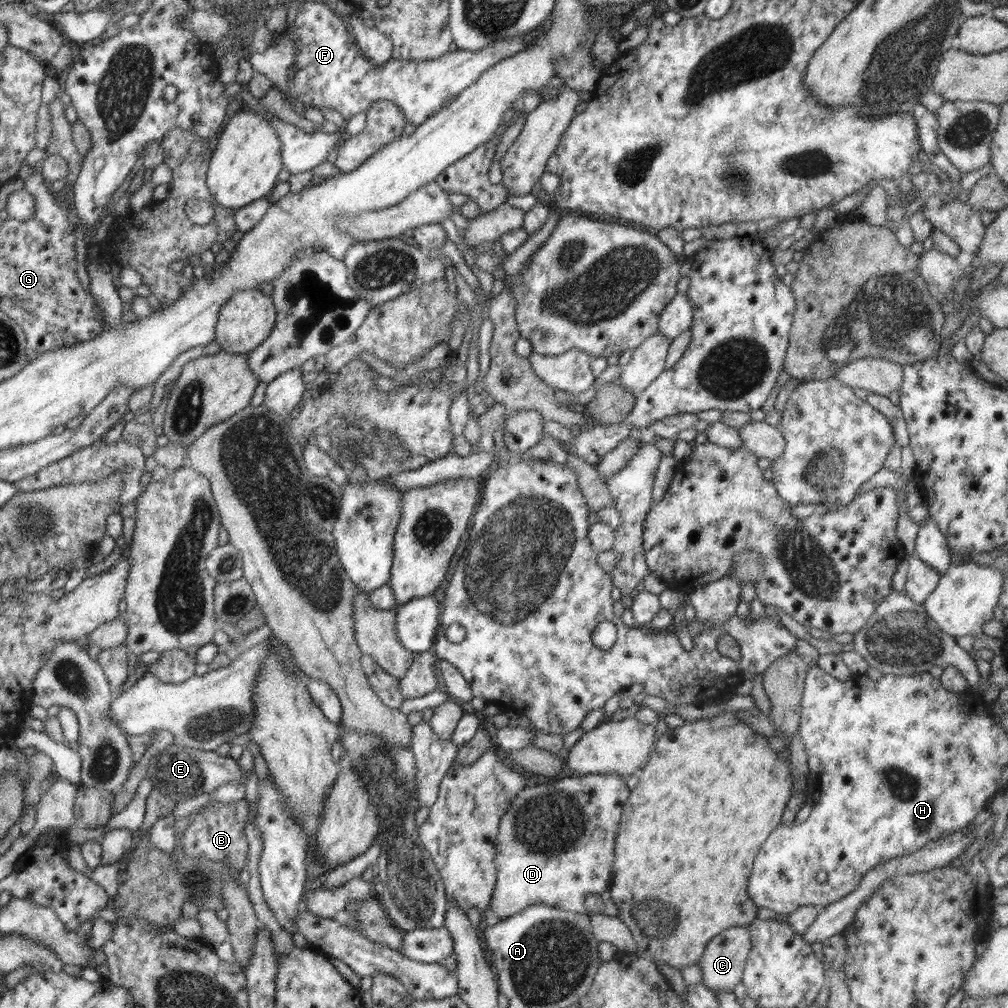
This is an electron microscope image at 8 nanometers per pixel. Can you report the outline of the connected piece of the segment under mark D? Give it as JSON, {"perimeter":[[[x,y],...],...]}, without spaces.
{"perimeter":[[[576,774],[570,777],[565,777],[561,780],[556,780],[553,783],[544,783],[538,786],[524,787],[517,795],[512,798],[512,803],[508,807],[508,811],[504,812],[502,819],[500,819],[500,826],[497,837],[495,838],[495,859],[497,866],[497,881],[493,890],[491,903],[489,908],[493,910],[500,918],[508,918],[518,914],[520,910],[526,908],[531,904],[552,905],[559,909],[588,915],[589,918],[592,912],[589,912],[584,906],[587,894],[602,894],[609,888],[612,882],[612,871],[615,859],[615,844],[616,835],[619,831],[619,822],[623,814],[624,804],[628,801],[631,791],[626,787],[627,779],[619,774],[598,774],[597,776],[577,776]]]}

